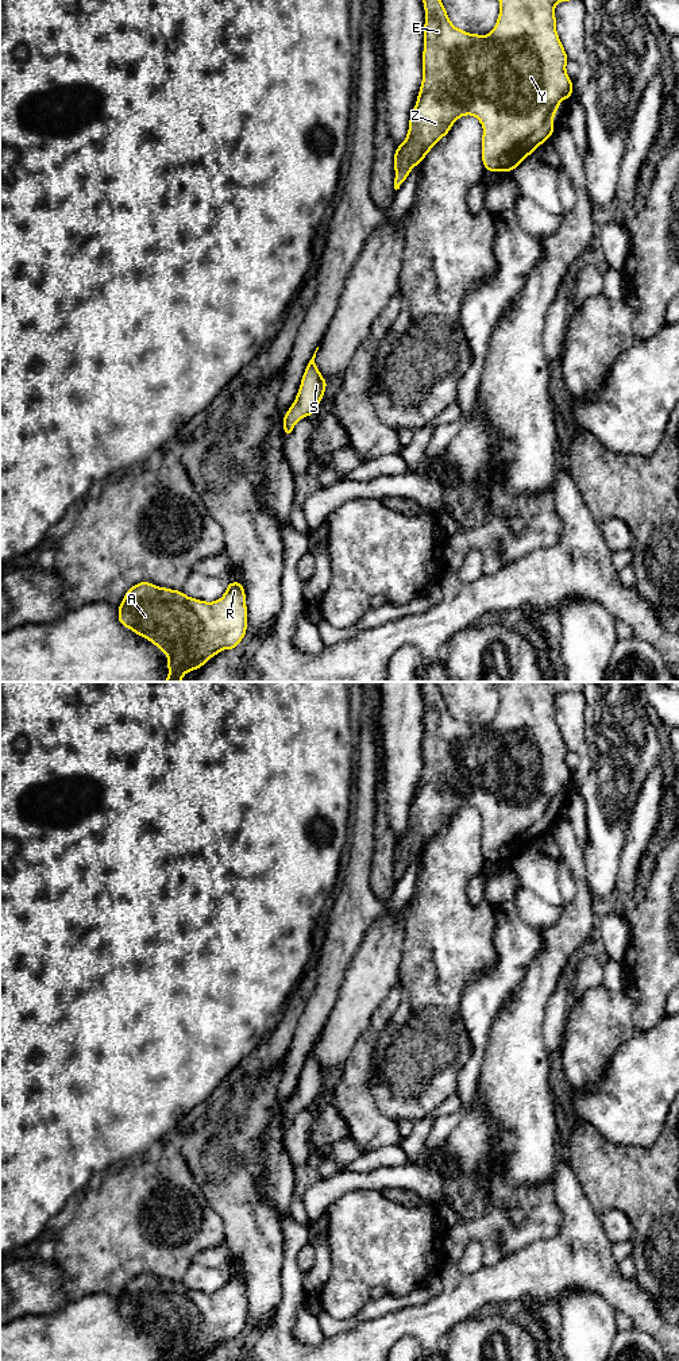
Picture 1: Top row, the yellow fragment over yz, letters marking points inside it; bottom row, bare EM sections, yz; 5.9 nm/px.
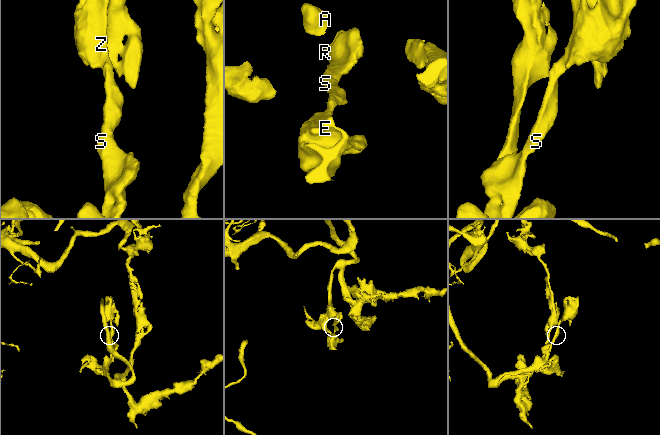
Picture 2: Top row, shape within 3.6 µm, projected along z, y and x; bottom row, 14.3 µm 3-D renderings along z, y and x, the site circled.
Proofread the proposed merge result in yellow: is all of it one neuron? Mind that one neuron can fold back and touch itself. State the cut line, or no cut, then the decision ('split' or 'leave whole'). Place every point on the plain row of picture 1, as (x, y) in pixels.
cut none; leave whole

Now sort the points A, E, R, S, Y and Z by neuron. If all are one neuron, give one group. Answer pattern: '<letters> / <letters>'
A E R S Y Z

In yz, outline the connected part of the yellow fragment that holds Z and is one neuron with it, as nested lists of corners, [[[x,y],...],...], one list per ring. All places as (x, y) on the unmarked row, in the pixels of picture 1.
[[[421,682],[425,701],[423,772],[414,801],[409,809],[408,826],[394,844],[394,880],[400,880],[416,856],[444,829],[452,816],[464,806],[475,807],[482,818],[482,855],[486,863],[509,864],[553,826],[553,806],[563,790],[572,789],[572,771],[566,763],[568,748],[556,722],[555,697],[582,691],[585,682],[493,682],[499,691],[499,706],[490,725],[468,725],[456,720],[437,682]]]

